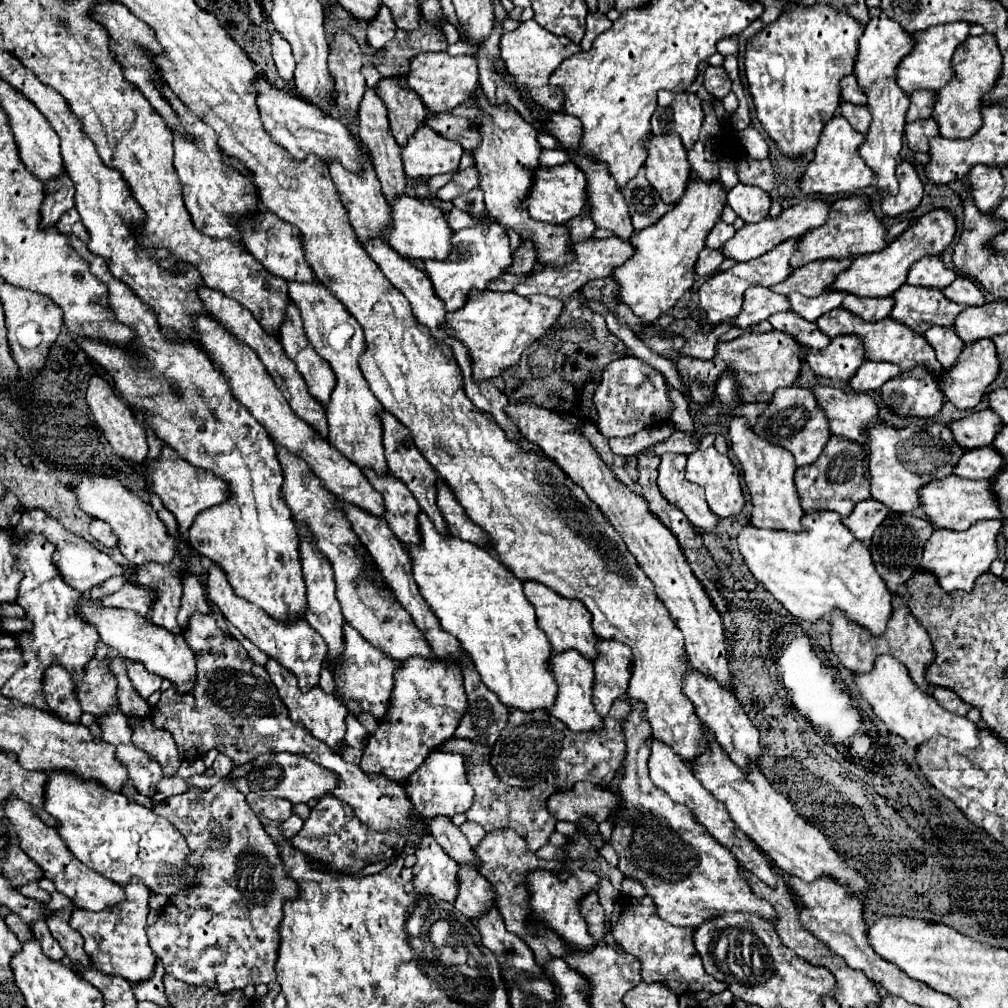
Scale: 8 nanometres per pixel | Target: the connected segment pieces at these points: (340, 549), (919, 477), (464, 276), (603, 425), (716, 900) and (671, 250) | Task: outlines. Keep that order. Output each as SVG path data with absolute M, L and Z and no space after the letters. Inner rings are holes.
M288 450L278 452L278 460L284 470L284 484L282 484L282 496L292 510L292 518L296 522L306 522L316 536L318 548L326 554L334 568L336 578L336 598L342 606L344 618L376 648L384 650L394 660L406 660L408 656L424 656L430 658L432 650L424 634L414 626L410 614L400 606L400 602L386 590L376 590L370 582L358 584L362 572L362 548L358 536L352 532L350 522L344 518L344 514L334 508L332 494L322 486L322 482L316 478L316 474L308 468L308 464L300 458L290 454Z
M874 422L868 428L870 448L870 472L872 472L872 498L886 504L892 512L912 512L920 506L920 488L932 482L934 478L944 478L952 474L956 460L964 456L964 448L956 446L956 440L946 424L930 424L920 428L908 424L904 428L894 428L886 422ZM938 432L938 434L934 434Z
M492 222L488 226L474 226L458 230L452 238L452 254L448 260L424 260L424 270L432 280L436 294L446 302L448 312L464 306L468 292L474 288L488 288L490 282L508 274L508 264L512 264L512 250L508 242L508 232Z
M626 356L610 362L608 368L604 368L600 386L596 388L592 400L598 410L598 430L606 438L632 436L646 426L666 422L672 412L672 400L664 374L636 356Z
M628 700L632 710L622 722L626 736L626 760L624 778L620 782L620 812L614 824L612 840L616 854L620 856L618 870L632 880L638 880L646 894L654 898L656 914L674 926L698 926L702 920L712 918L718 912L752 912L764 920L772 920L774 908L752 894L748 882L738 870L736 858L718 844L696 822L686 806L674 804L662 790L658 790L648 776L648 738L652 736L648 718L644 716L644 704L640 700Z
M700 178L692 180L686 194L670 212L630 240L636 248L634 256L614 270L614 278L620 284L618 300L626 302L646 324L656 322L668 308L672 308L692 288L696 278L696 260L700 250L706 248L706 236L722 220L724 206L726 192L718 178L710 182Z

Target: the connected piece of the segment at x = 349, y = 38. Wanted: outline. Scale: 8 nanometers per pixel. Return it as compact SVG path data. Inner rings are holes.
M338 30L334 32L334 38L330 42L330 56L328 56L328 64L330 64L330 72L336 80L336 112L340 114L340 118L344 120L352 120L352 122L358 122L356 116L358 116L358 106L360 106L360 100L364 96L364 76L360 72L362 68L362 48L360 44L356 42L356 38L352 34L348 34L346 30Z

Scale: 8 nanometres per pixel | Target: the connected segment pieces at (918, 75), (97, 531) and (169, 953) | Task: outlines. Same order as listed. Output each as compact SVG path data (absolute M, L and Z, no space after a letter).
M942 24L942 26L932 26L924 32L916 32L916 46L914 50L900 62L898 68L898 84L900 88L910 94L916 90L932 90L938 92L952 80L954 68L952 68L952 56L956 48L968 38L970 24Z
M92 520L90 522L90 534L102 544L102 546L116 546L116 536L110 532L110 528L108 528L108 524L104 524L104 522L100 522L100 520Z
M226 776L210 790L190 788L184 794L156 804L154 812L174 824L186 838L190 848L186 864L196 870L196 884L186 888L182 894L170 896L156 924L148 926L150 948L162 960L166 972L190 986L208 986L220 992L242 990L248 984L258 986L274 982L274 962L280 944L278 922L282 920L282 902L294 898L298 886L284 874L282 862L278 860L278 848L262 828L258 816L248 806L246 796L236 788L236 778Z

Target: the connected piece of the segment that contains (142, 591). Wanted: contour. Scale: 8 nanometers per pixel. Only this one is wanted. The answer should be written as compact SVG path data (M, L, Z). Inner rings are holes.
M126 582L118 592L104 596L100 602L104 606L130 608L130 610L136 610L142 616L148 616L148 612L152 612L152 606L156 602L156 592L150 592L150 588L144 588L140 584Z

